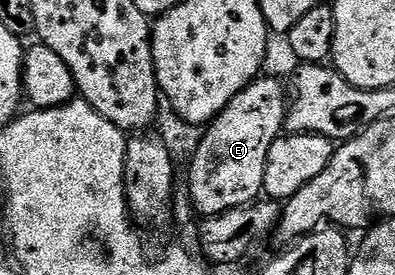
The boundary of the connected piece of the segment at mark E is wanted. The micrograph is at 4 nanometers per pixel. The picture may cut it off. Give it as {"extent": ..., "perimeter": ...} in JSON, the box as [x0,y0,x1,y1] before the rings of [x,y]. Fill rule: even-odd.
{"extent":[188,74,290,217],"perimeter":[[[267,74],[234,94],[215,120],[203,129],[204,137],[188,168],[188,196],[201,217],[217,216],[261,199],[270,146],[285,131],[290,100],[286,88]]]}

